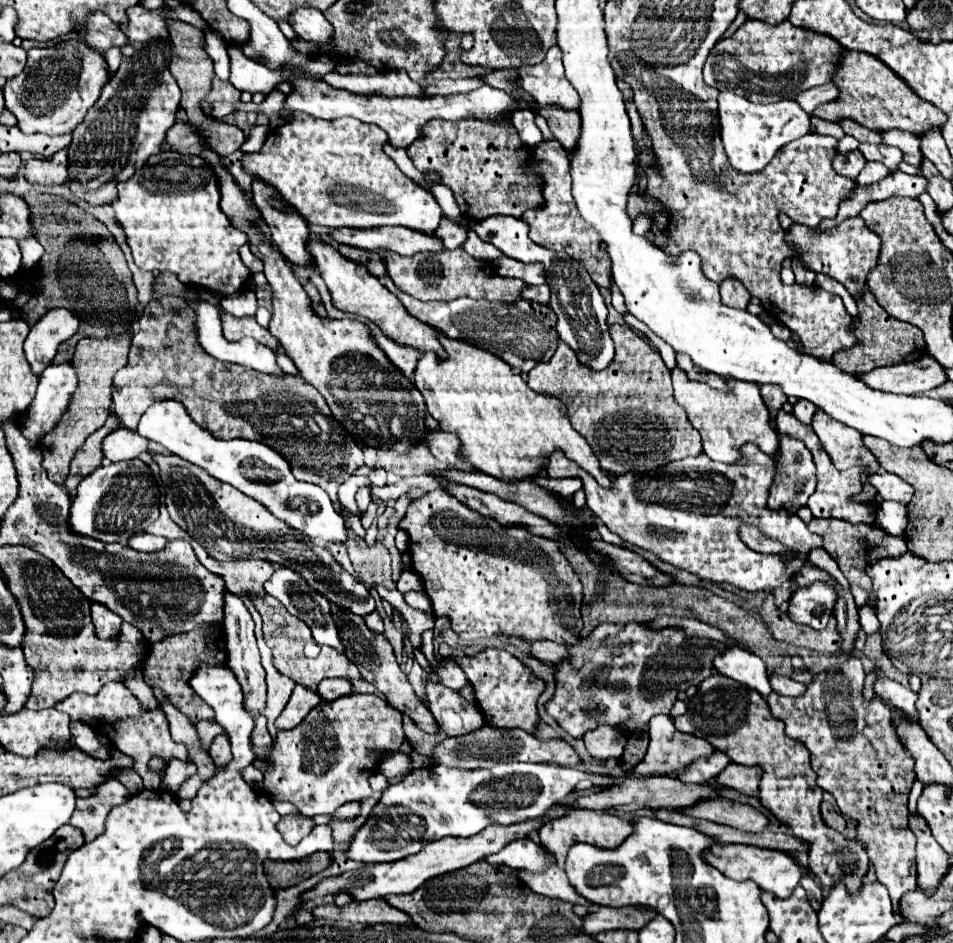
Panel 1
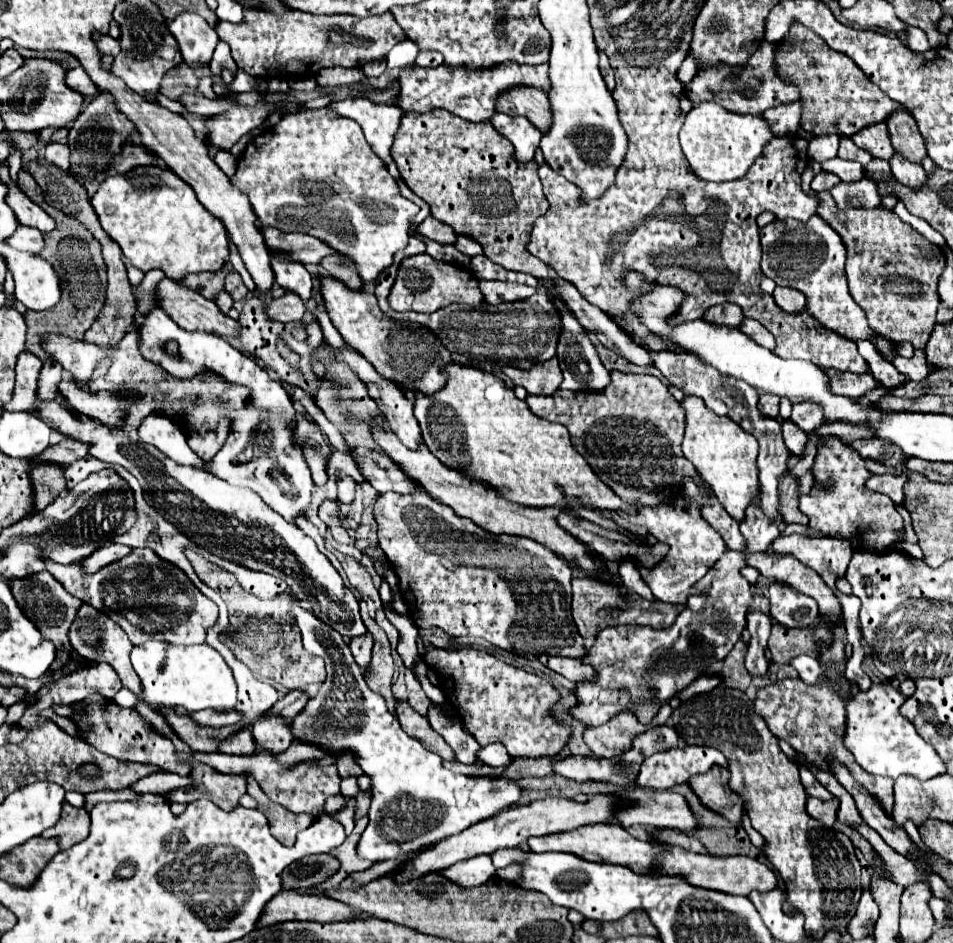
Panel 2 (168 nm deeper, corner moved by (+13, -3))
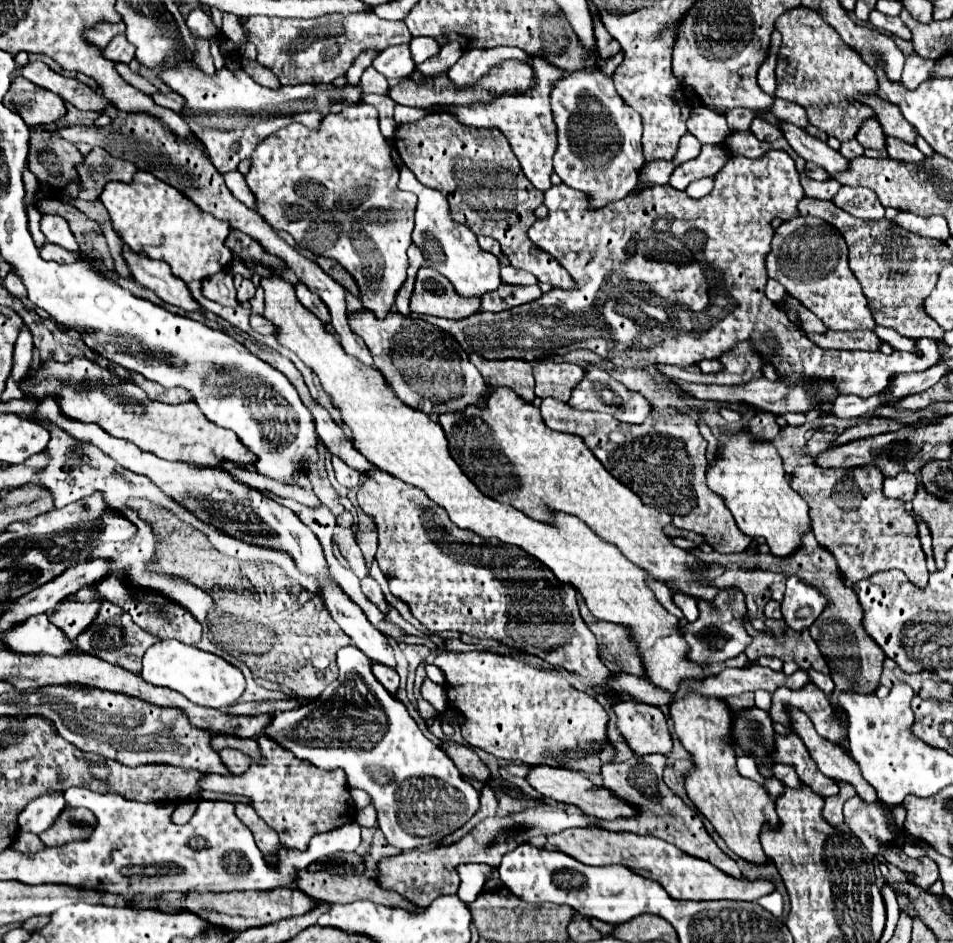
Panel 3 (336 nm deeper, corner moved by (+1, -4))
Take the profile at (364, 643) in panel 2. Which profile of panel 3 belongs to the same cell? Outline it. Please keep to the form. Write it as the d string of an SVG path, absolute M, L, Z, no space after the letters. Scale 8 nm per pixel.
M373 663L373 675L381 681L381 685L395 697L397 695L397 687L399 687L399 675L395 669L389 669L385 665Z

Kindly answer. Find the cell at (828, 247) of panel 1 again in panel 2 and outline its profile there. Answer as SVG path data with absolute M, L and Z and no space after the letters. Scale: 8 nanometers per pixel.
M821 216L809 218L809 222L805 222L801 228L799 228L797 220L775 220L769 226L761 228L761 246L763 246L763 262L761 262L763 274L773 278L777 282L777 286L789 286L789 288L801 290L807 296L809 314L813 314L821 326L825 326L849 340L871 340L879 348L881 356L889 354L889 352L893 352L893 356L897 356L897 352L893 348L893 340L889 340L889 338L885 340L883 336L875 334L867 324L865 312L851 298L849 288L847 288L847 278L845 278L845 258L847 258L845 244L843 244L841 236Z

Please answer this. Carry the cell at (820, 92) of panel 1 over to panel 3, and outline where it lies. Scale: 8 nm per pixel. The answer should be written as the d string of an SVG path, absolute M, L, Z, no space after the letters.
M753 119L749 131L751 131L759 141L765 141L765 143L773 143L773 141L781 139L781 129L779 129L779 127L773 127L771 123L765 123L763 119Z

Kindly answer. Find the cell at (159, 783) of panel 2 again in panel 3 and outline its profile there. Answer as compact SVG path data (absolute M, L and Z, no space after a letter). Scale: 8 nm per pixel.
M263 735L257 737L257 743L263 761L251 761L249 769L239 777L209 773L201 779L201 787L205 791L245 797L255 809L255 813L273 831L277 831L281 843L289 849L305 851L313 835L327 833L355 821L357 809L345 783L343 771L319 771L317 767L299 761L293 753L285 751L283 747L277 747Z

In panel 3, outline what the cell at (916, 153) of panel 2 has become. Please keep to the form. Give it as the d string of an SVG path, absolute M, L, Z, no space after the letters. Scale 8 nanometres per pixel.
M855 95L855 99L873 109L875 119L887 135L897 135L907 143L915 143L915 127L907 123L905 117L901 117L901 111L897 111L897 107L885 103L883 99L877 99L877 95Z

